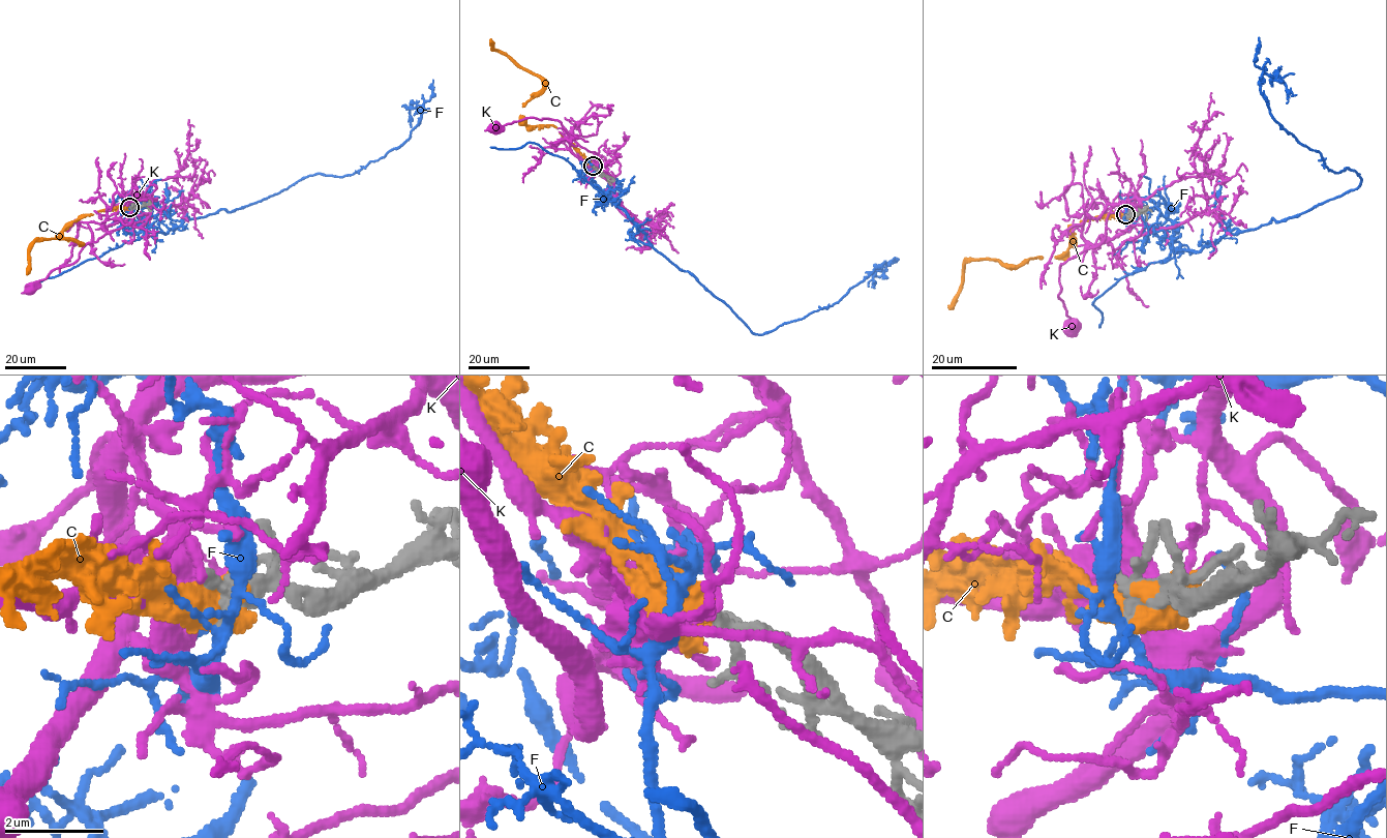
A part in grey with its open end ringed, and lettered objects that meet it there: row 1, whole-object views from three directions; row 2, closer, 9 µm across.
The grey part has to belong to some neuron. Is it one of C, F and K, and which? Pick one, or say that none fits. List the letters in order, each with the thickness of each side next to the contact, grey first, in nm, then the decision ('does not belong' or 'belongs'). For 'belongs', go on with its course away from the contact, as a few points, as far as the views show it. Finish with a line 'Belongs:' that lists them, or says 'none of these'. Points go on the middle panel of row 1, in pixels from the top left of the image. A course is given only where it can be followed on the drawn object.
C: 300/600 nm | does not belong
F: 200/200 nm | does not belong
K: 180/190 nm | does not belong
Belongs: none of these

